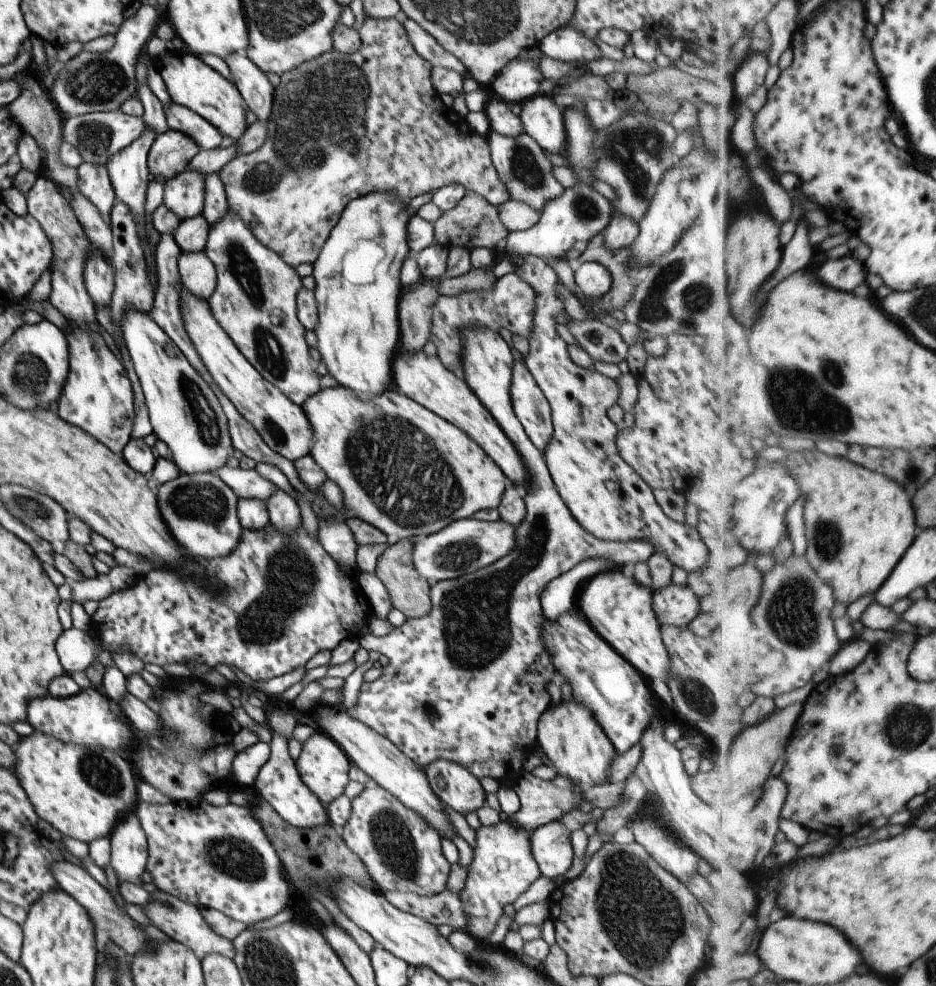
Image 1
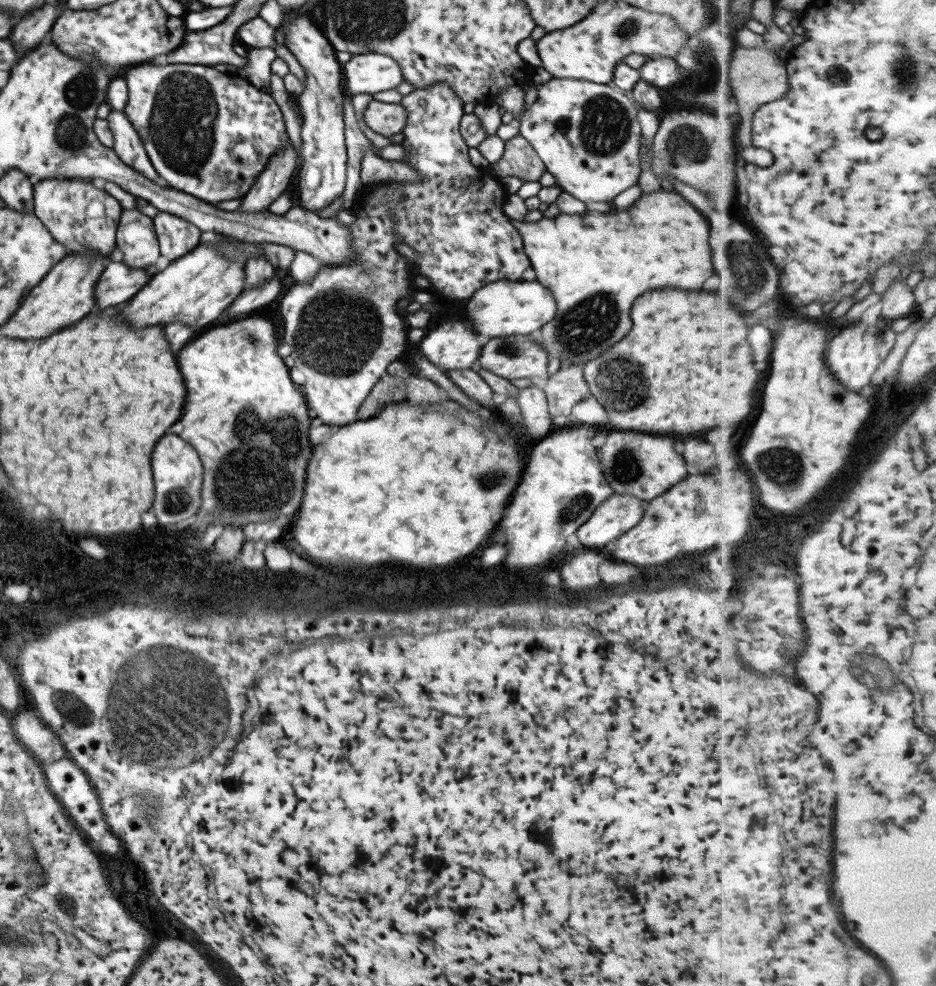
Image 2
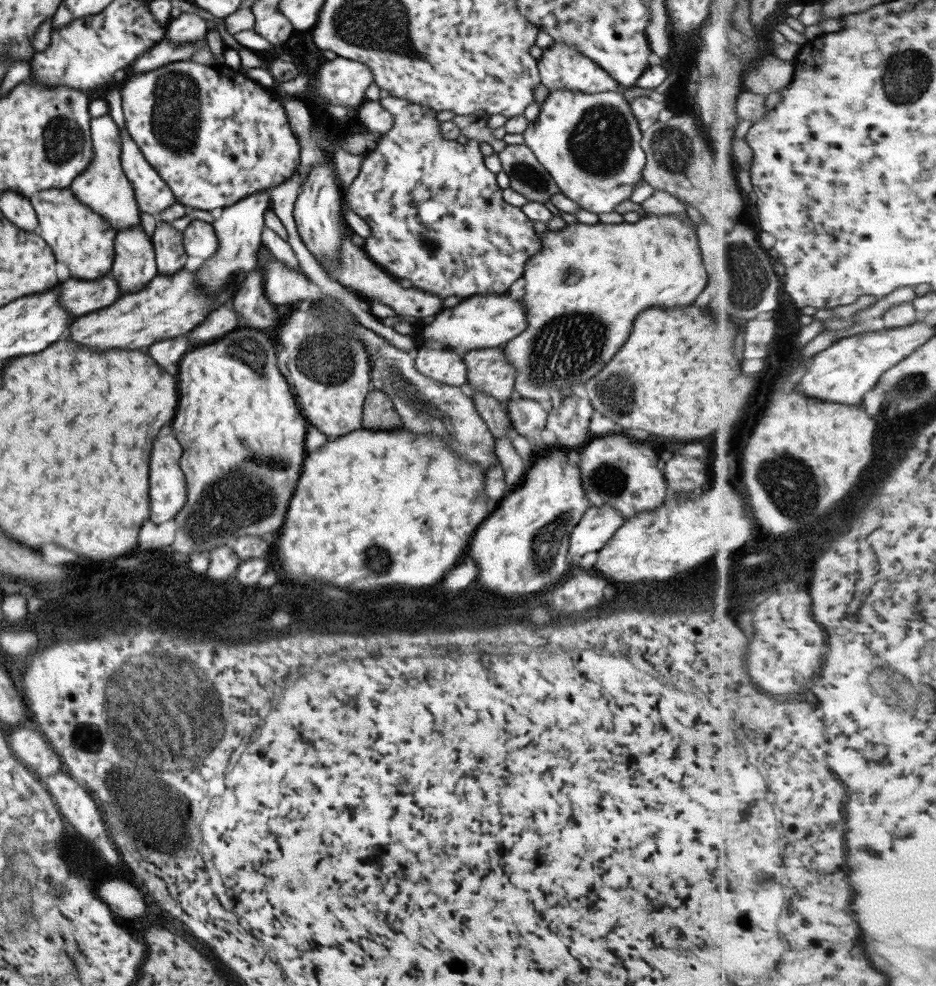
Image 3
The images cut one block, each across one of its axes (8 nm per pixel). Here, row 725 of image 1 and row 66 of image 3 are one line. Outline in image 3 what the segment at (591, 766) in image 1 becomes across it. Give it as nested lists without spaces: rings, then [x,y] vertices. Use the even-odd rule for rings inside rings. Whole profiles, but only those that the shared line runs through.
[[[553,42],[549,48],[543,50],[537,60],[537,68],[540,83],[547,88],[548,92],[551,90],[577,90],[583,94],[595,94],[597,92],[615,92],[620,88],[617,81],[613,80],[603,68],[599,68],[593,60],[589,60],[587,56],[577,52],[573,46],[567,46],[563,42]]]

